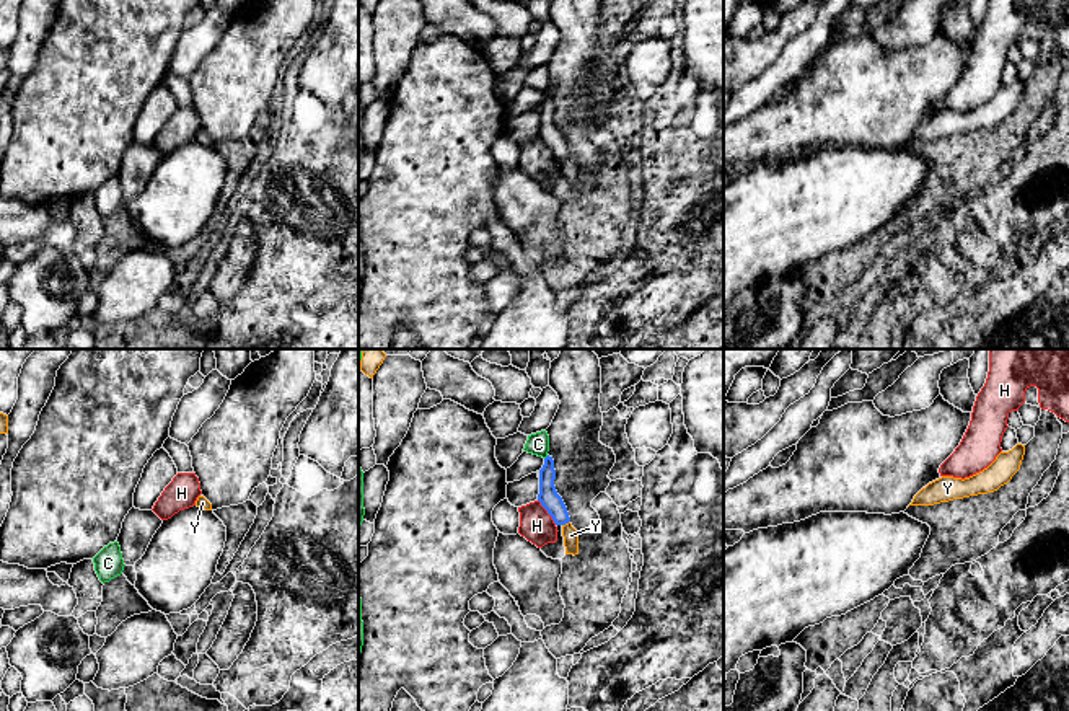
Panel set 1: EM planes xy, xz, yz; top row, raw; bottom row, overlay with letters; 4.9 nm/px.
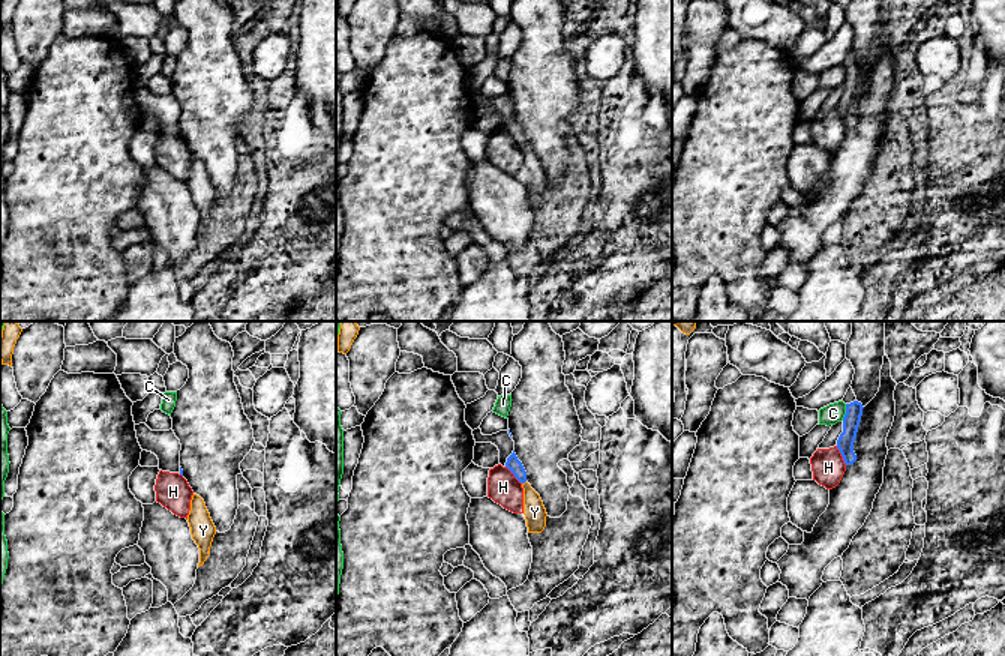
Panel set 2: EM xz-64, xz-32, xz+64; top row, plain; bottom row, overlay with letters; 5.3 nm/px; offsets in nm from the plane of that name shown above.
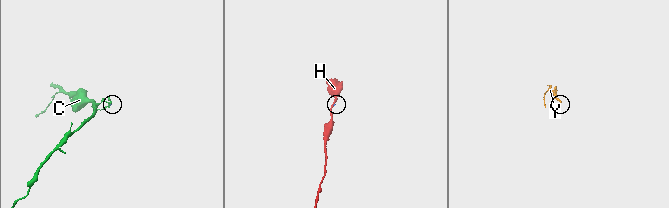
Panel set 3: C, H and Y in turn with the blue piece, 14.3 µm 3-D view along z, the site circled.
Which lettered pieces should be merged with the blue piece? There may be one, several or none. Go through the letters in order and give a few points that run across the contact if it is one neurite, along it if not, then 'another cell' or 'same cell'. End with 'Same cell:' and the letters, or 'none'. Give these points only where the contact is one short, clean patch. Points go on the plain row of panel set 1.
C: xz (548, 90), (545, 93) | another cell
H: xz (538, 134), (556, 158) | another cell
Y: xz (551, 136), (566, 157), (571, 170) | same cell
Same cell: Y

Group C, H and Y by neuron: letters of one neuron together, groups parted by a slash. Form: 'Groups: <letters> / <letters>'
Groups: C / H / Y

